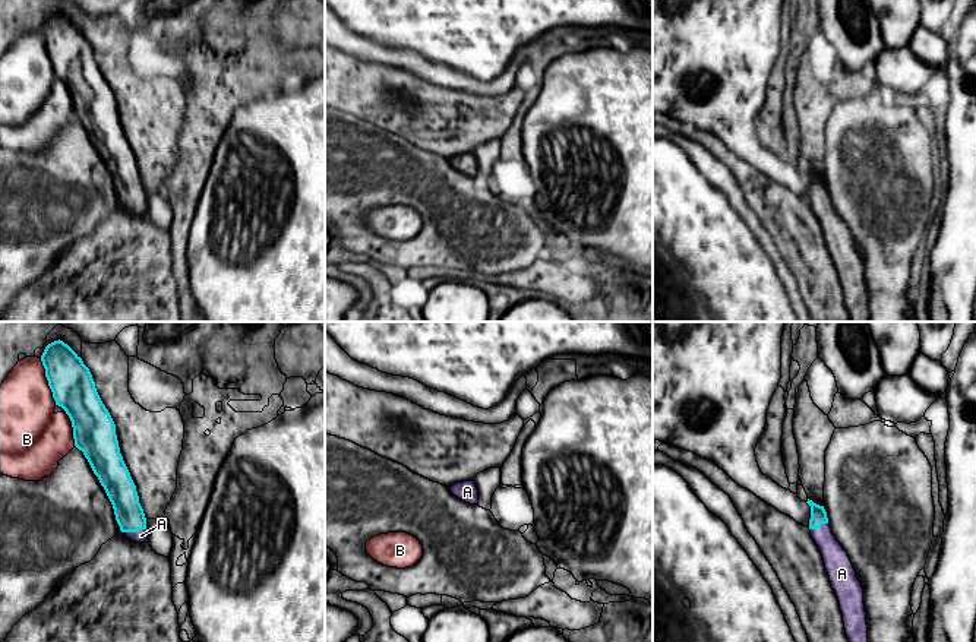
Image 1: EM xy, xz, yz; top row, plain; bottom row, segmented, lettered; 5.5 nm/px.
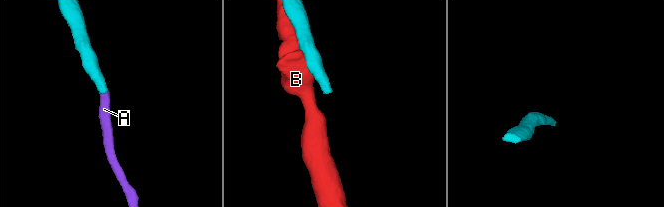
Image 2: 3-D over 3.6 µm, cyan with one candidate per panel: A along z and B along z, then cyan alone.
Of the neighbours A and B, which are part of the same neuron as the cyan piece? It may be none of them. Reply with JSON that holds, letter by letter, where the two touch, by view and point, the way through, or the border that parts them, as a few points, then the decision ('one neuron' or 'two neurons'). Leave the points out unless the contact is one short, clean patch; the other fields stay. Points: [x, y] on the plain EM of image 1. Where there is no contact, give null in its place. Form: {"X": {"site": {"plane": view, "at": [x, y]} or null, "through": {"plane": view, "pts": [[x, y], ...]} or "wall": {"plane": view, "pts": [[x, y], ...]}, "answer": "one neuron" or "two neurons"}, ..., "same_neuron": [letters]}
{"A": {"site": {"plane": "xy", "at": [135, 204]}, "through": {"plane": "xy", "pts": [[120, 161], [135, 204], [141, 208]]}, "answer": "one neuron"}, "B": {"site": {"plane": "xy", "at": [49, 54]}, "answer": "two neurons"}, "same_neuron": ["A"]}

